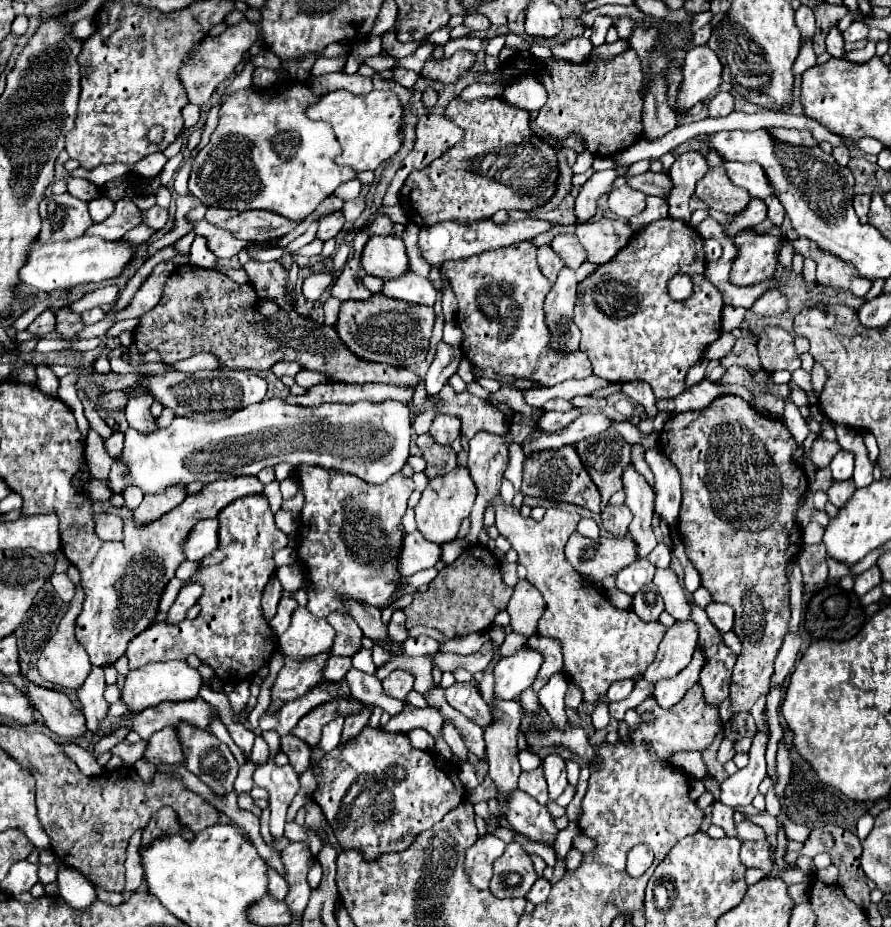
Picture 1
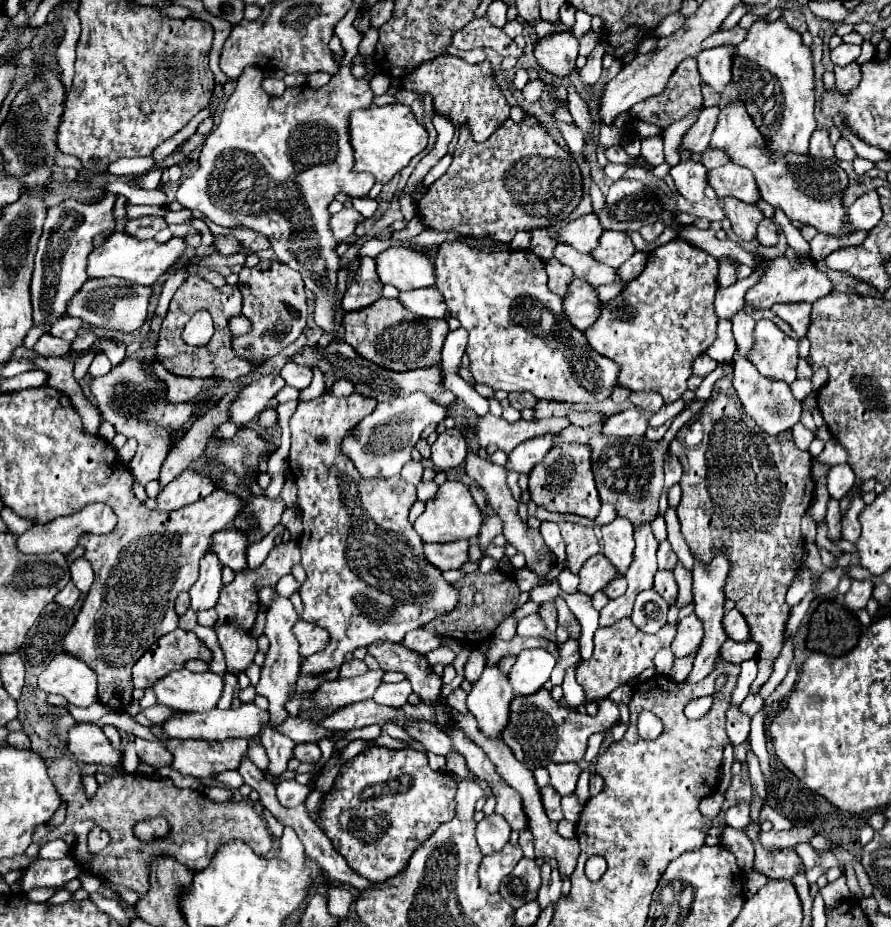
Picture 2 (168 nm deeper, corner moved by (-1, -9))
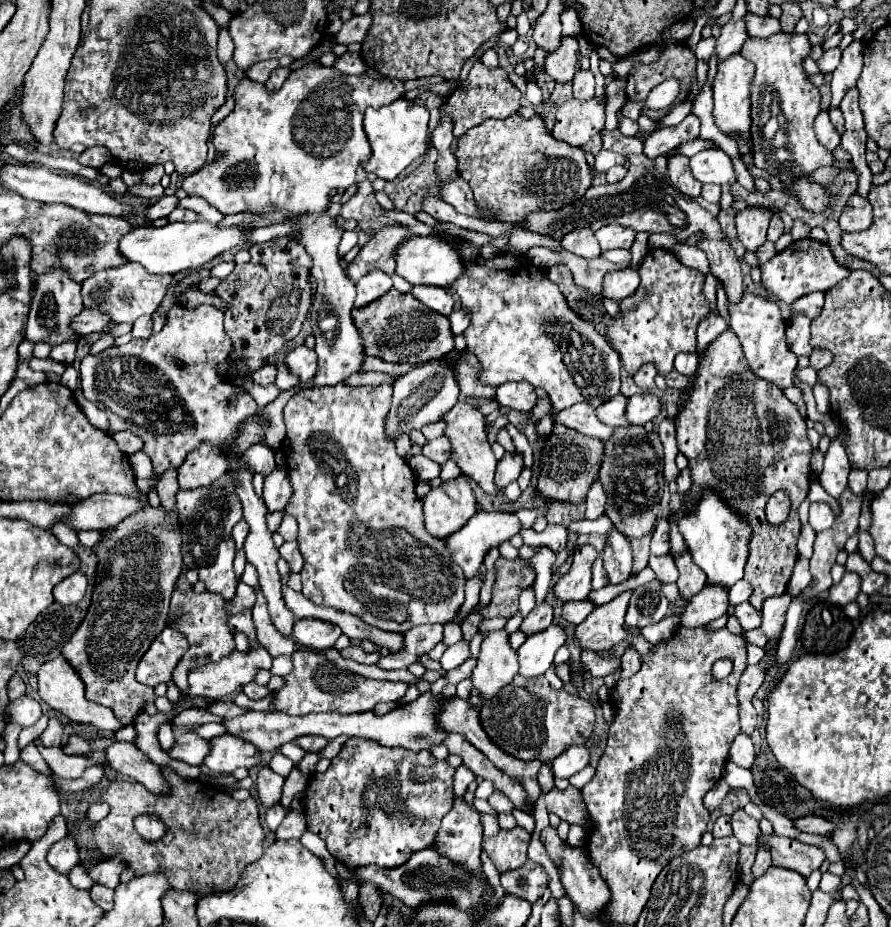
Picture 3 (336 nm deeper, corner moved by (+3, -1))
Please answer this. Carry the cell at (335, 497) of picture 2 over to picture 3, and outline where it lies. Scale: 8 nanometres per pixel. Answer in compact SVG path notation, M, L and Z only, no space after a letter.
M338 383L334 387L312 387L302 389L290 397L290 401L284 407L284 421L286 421L286 439L282 441L290 483L292 483L292 497L286 505L286 513L292 513L300 525L298 531L298 545L300 553L304 557L304 567L300 571L302 577L302 595L310 599L314 605L322 607L334 607L340 611L346 611L350 615L360 617L364 623L378 627L382 631L396 631L404 633L416 625L424 623L448 623L456 617L460 605L464 603L464 573L460 567L448 557L444 549L444 541L436 539L432 535L426 535L424 521L422 521L422 501L416 497L416 477L408 463L396 453L394 443L386 439L384 435L384 417L388 413L392 399L392 385L382 383L378 387L348 387L344 383Z

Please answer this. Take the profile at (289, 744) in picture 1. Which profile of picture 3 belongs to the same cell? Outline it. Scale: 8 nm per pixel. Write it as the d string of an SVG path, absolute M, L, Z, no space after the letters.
M304 735L304 737L298 737L294 743L302 747L304 751L320 751L328 743L328 739L318 737L318 735Z

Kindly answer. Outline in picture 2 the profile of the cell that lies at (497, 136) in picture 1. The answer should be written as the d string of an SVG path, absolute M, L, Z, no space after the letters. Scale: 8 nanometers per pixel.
M528 117L522 123L508 119L484 143L476 143L470 131L462 127L450 169L434 185L428 187L426 195L416 203L416 213L424 225L436 231L458 231L468 237L496 237L498 241L512 241L516 231L550 227L568 219L582 197L584 183L580 165L574 155L564 151L540 121Z

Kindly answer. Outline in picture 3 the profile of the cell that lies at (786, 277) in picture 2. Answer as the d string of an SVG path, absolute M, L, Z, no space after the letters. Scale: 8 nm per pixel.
M810 237L794 241L782 253L774 255L768 263L760 265L760 269L762 269L762 287L766 289L768 297L774 297L784 303L794 303L798 297L812 291L828 291L850 273L848 269L836 263L826 243L820 243Z

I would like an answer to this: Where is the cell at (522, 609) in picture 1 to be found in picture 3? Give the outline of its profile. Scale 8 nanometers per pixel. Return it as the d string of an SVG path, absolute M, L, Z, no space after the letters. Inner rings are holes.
M578 545L570 571L554 585L554 597L562 603L586 599L592 589L610 585L608 575L602 567L602 557L592 545ZM596 561L596 563L594 563ZM594 565L594 567L592 567Z

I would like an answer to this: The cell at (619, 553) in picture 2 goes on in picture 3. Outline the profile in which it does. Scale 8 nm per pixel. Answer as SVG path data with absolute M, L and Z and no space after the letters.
M616 527L608 531L608 543L602 551L604 559L604 569L608 573L610 583L624 583L630 577L632 571L632 551L630 551L630 541L628 537L620 535Z

